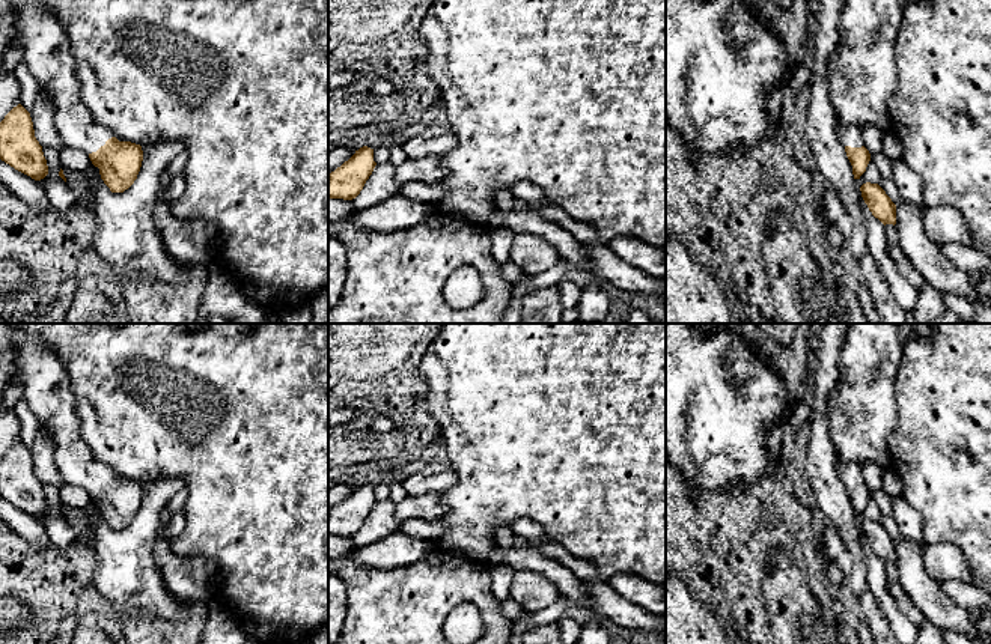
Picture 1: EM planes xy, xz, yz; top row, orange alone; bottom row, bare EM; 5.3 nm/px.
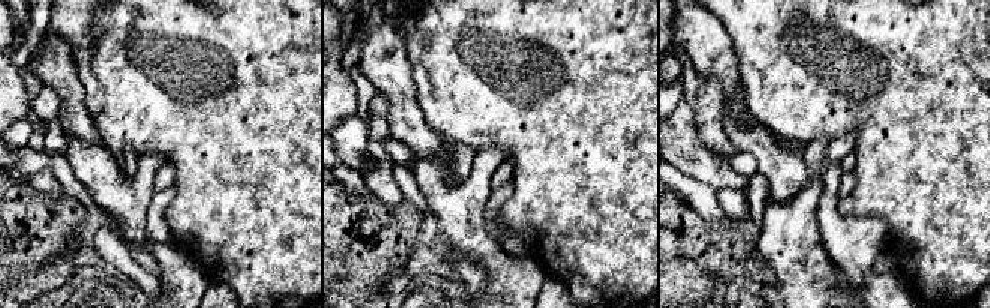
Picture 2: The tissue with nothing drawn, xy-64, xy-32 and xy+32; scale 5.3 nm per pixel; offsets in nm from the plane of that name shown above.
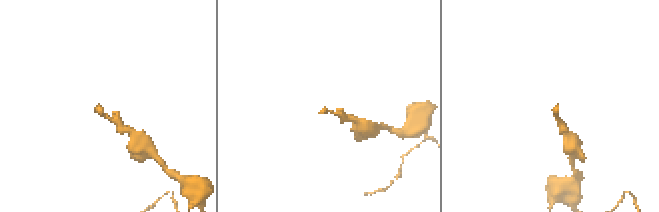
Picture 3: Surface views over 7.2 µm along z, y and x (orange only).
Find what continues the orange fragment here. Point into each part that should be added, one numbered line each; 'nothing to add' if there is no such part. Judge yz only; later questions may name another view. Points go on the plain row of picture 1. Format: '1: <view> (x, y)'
1: yz (850, 473)

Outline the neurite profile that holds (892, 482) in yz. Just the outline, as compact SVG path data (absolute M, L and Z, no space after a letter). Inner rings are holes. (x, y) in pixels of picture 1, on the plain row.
M892 468L884 471L883 474L883 491L887 492L890 497L902 495L904 481L901 474Z

